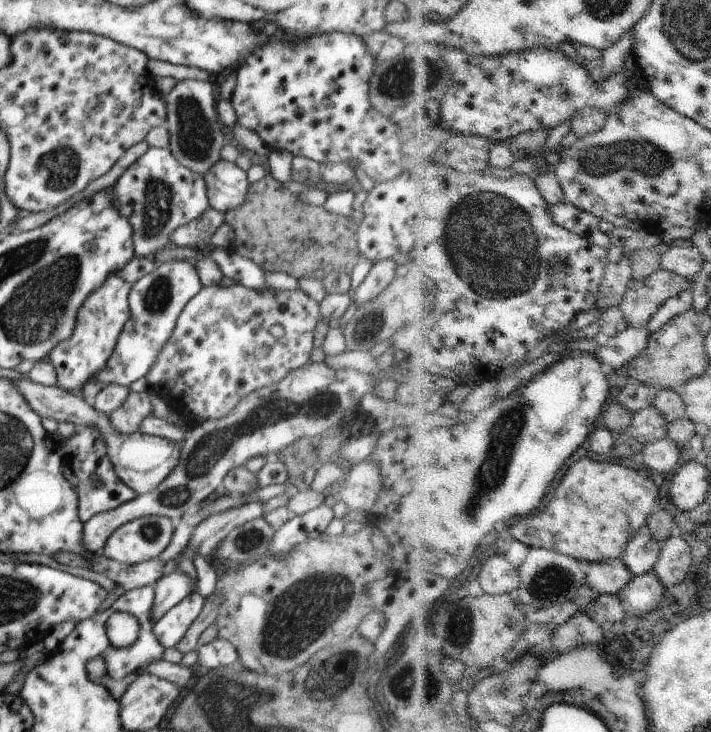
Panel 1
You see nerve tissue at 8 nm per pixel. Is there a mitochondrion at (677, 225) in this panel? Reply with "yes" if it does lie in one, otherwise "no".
no

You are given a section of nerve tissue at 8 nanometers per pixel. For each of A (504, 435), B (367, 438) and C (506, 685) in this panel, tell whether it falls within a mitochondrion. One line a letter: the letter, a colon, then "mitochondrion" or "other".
A: mitochondrion
B: other
C: mitochondrion

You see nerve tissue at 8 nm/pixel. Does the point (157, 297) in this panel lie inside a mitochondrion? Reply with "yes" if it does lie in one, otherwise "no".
yes

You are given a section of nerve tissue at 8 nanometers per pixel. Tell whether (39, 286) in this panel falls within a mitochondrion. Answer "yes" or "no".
yes

